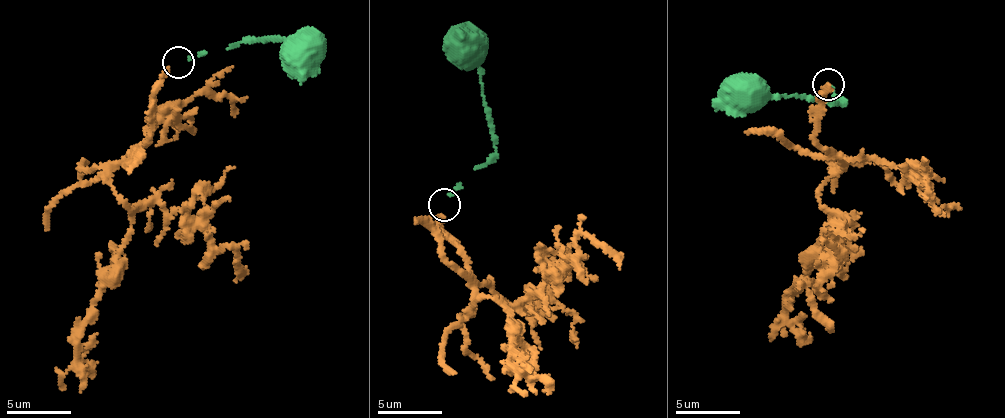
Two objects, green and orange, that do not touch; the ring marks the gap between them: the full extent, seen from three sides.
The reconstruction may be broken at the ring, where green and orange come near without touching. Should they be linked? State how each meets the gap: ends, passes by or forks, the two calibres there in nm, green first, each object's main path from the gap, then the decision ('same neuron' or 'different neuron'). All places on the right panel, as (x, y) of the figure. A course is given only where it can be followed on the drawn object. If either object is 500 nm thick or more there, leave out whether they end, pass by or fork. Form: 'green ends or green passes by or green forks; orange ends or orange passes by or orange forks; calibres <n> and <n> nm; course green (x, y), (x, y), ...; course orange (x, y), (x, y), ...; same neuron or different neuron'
green ends; orange ends; calibres 90 and 220 nm; course green (827, 86), (832, 96), (843, 100), (840, 104), (793, 95), (772, 98), (757, 87), (744, 89); course orange (830, 85), (815, 142), (843, 168), (823, 185), (829, 231), (816, 264), (788, 297), (786, 335); different neuron

